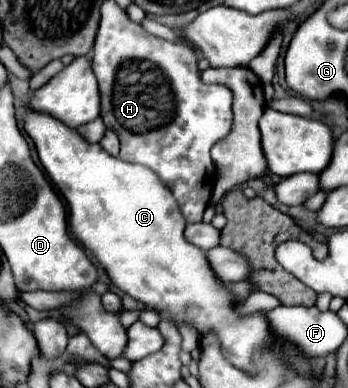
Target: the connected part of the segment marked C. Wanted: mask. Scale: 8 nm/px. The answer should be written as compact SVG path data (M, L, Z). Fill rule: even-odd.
M25 107L23 121L27 135L33 139L37 147L43 169L47 171L49 179L57 185L57 189L61 191L69 205L71 231L87 249L95 253L97 261L109 273L113 285L117 285L123 293L131 295L133 299L145 303L149 309L161 311L169 321L183 321L187 325L193 325L201 335L205 335L207 331L217 333L221 337L219 341L225 359L235 367L249 371L253 367L251 363L253 351L269 347L269 343L275 343L273 337L269 335L271 333L269 323L261 315L261 311L251 313L247 317L233 311L237 305L235 297L229 291L225 291L223 285L217 281L203 251L185 241L183 237L185 219L173 195L161 183L161 179L143 165L133 165L117 157L111 157L109 153L105 153L105 149L101 149L101 145L87 143L75 129L69 129L65 123L57 121L55 117L49 117L47 113Z

